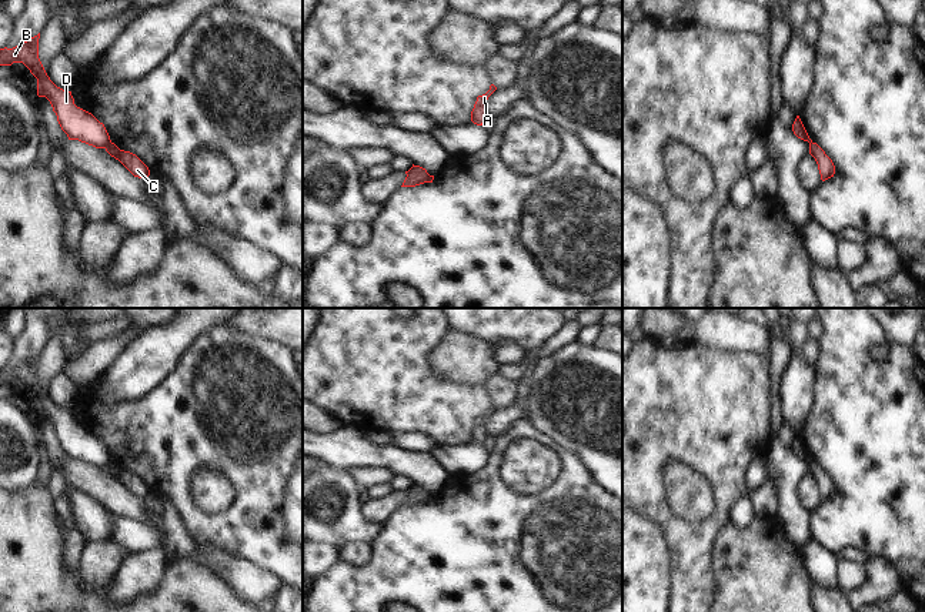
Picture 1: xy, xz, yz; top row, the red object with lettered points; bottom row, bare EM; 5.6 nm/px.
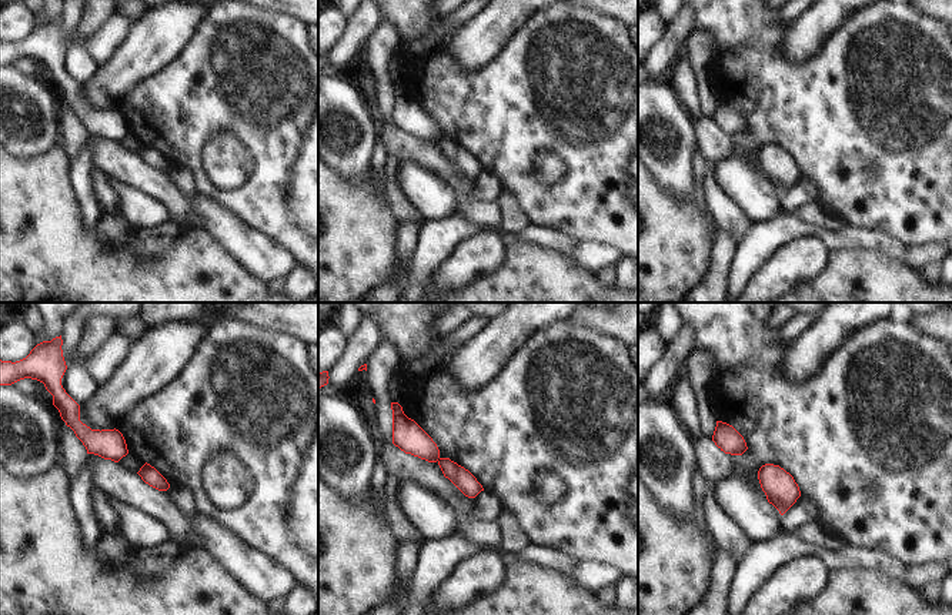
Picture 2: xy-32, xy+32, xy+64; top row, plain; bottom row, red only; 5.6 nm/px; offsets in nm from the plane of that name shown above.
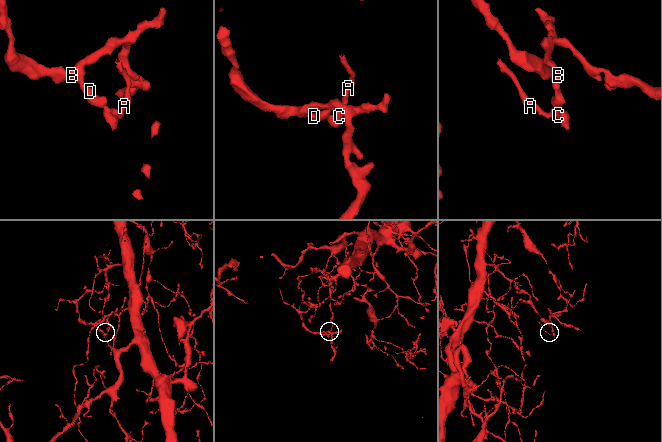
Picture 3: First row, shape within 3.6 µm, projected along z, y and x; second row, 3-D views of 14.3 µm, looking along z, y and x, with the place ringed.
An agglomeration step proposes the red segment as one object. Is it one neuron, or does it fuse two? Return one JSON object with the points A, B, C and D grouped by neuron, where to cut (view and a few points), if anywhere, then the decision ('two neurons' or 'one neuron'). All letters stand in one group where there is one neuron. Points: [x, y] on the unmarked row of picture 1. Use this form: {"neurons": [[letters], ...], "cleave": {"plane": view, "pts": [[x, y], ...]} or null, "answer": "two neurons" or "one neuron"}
{"neurons": [["A", "C"], ["B", "D"]], "cleave": {"plane": "xy", "pts": [[110, 461], [103, 467]]}, "answer": "two neurons"}

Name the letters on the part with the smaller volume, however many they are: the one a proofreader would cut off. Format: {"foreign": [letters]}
{"foreign": ["A", "C"]}

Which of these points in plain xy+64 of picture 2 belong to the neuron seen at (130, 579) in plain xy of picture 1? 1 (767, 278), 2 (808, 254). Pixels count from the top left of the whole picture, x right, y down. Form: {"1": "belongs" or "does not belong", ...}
{"1": "belongs", "2": "belongs"}

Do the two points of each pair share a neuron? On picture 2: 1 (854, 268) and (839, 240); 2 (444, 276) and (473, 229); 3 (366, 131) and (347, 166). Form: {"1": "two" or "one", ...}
{"1": "two", "2": "two", "3": "one"}

